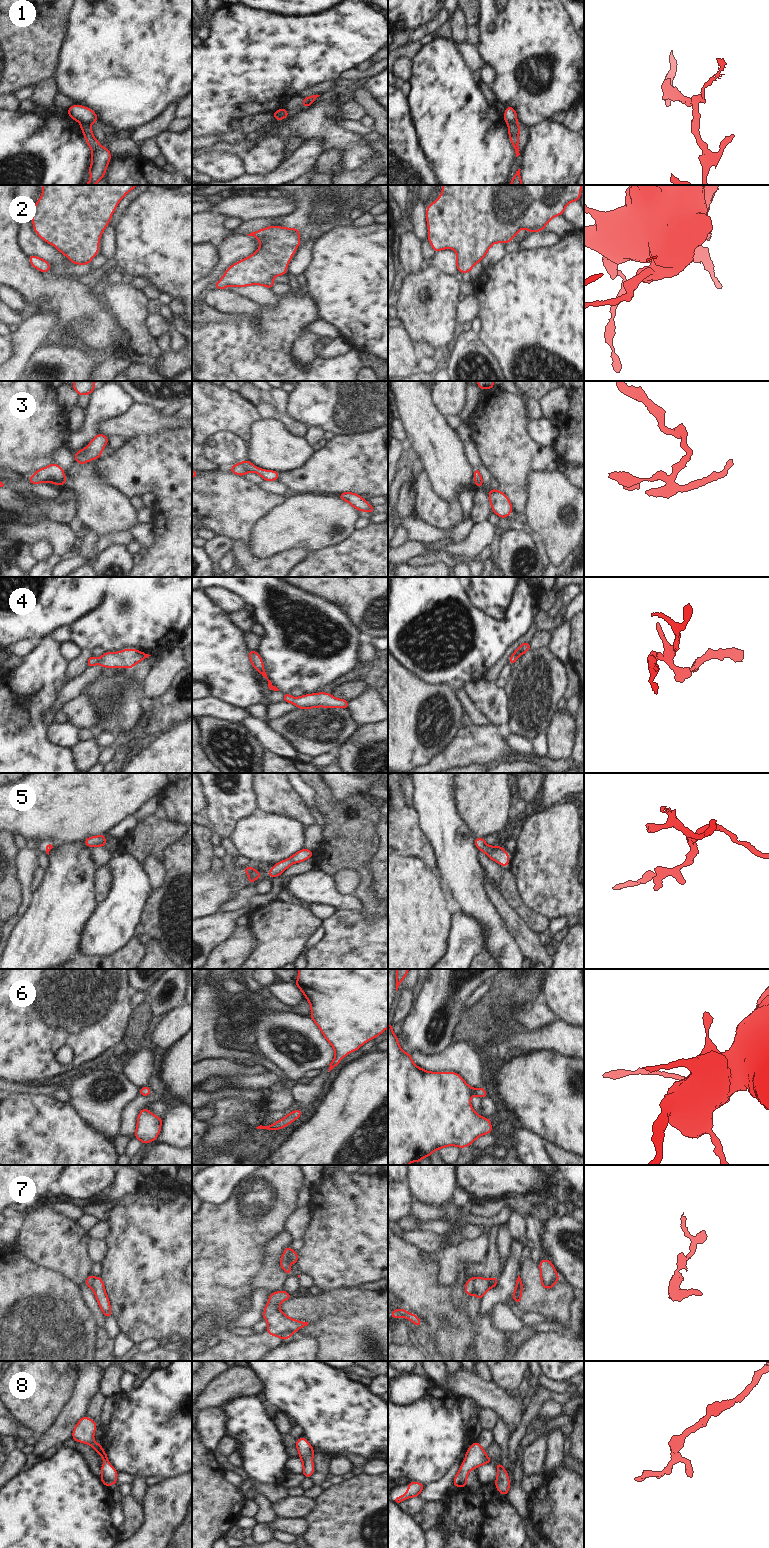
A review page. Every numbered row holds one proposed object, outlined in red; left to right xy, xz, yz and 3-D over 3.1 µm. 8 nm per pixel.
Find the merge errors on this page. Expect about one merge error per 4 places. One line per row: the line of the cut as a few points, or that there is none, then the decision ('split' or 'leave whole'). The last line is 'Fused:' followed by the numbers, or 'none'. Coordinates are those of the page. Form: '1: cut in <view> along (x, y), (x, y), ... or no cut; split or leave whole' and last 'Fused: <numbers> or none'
1: cut in xy along (81, 122), (90, 124); split
2: no cut; leave whole
3: no cut; leave whole
4: no cut; leave whole
5: no cut; leave whole
6: no cut; leave whole
7: cut in yz along (475, 1277), (473, 1293); split
8: no cut; leave whole
Fused: 1, 7

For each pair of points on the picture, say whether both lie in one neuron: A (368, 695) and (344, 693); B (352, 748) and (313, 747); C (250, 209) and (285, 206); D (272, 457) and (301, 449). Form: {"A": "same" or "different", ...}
{"A": "different", "B": "different", "C": "same", "D": "same"}

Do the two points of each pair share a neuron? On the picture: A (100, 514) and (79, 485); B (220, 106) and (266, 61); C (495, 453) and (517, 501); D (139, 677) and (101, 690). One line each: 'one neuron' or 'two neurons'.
A: one neuron
B: one neuron
C: one neuron
D: two neurons

